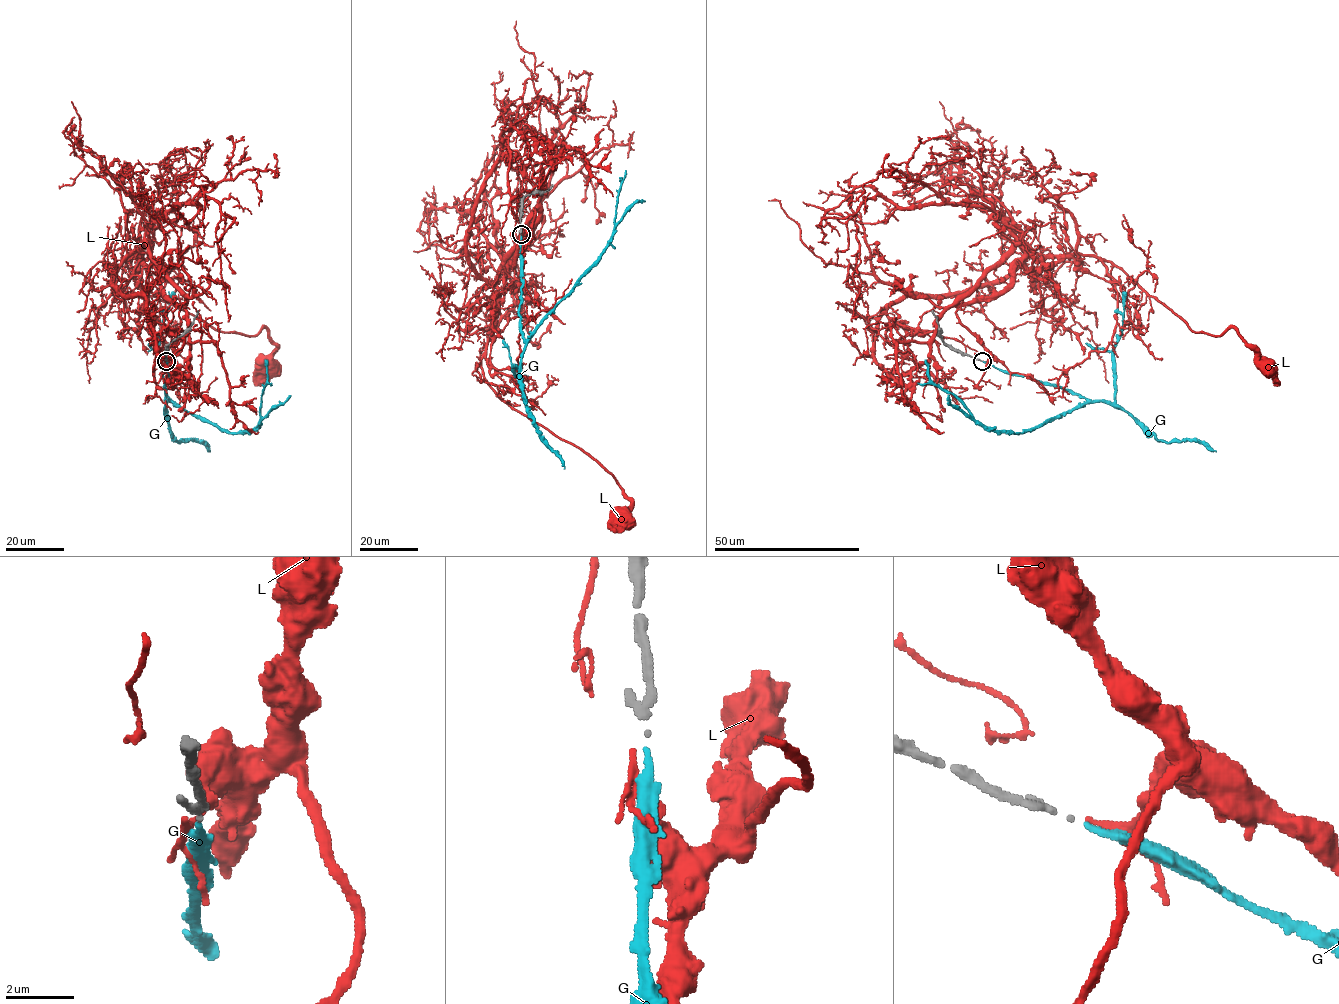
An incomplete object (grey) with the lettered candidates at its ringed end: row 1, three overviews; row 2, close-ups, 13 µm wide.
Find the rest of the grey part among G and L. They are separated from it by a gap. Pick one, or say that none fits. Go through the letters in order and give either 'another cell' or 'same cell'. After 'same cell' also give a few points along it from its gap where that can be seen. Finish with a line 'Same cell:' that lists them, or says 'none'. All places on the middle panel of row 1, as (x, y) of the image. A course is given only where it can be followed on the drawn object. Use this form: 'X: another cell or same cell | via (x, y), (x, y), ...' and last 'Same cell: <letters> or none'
G: same cell | via (521, 235), (522, 286), (519, 315), (520, 333), (526, 339), (600, 257), (614, 227), (621, 185), (619, 177)
L: another cell
Same cell: G

